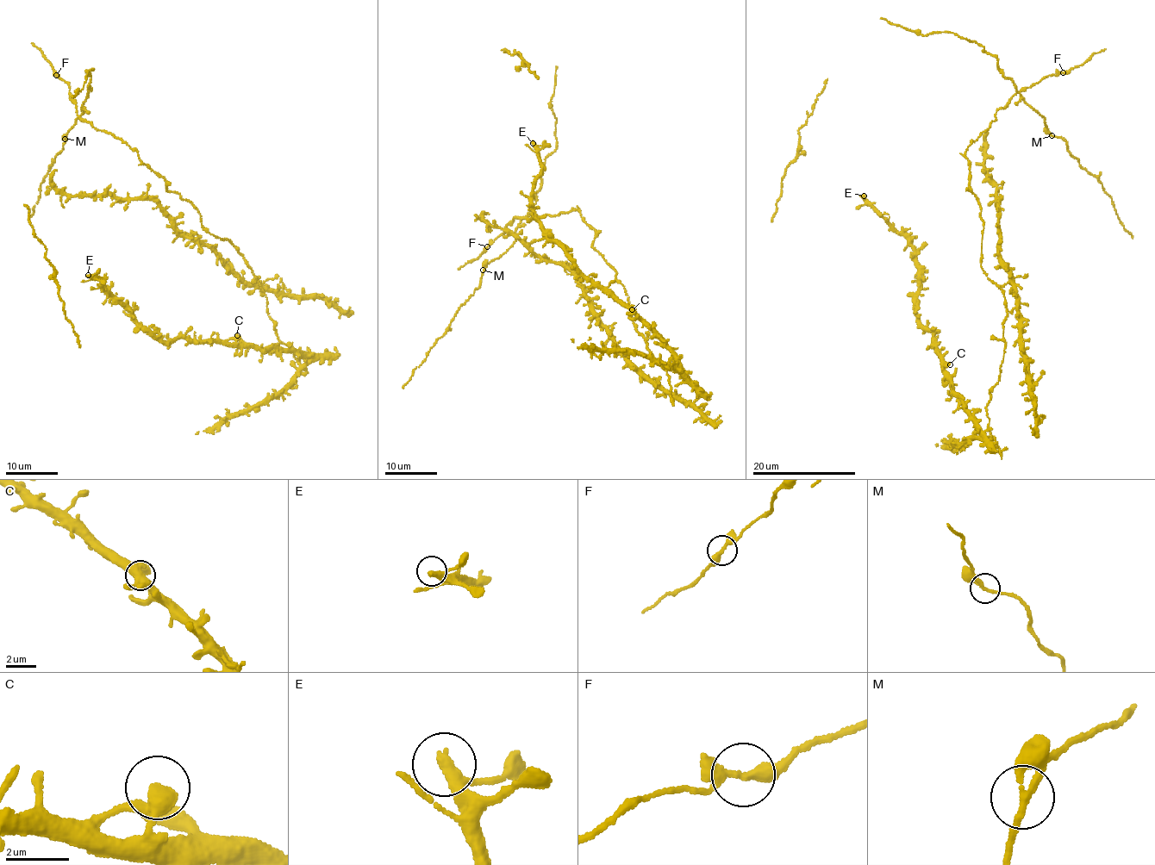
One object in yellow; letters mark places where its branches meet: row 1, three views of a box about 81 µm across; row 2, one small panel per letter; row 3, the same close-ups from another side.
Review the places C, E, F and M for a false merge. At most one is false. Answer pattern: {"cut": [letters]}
{"cut": []}

